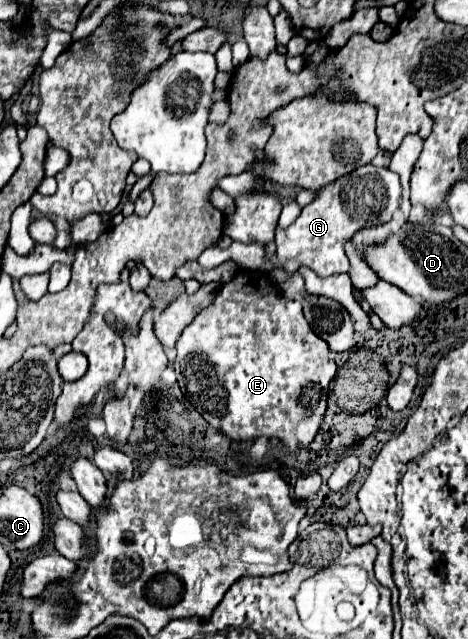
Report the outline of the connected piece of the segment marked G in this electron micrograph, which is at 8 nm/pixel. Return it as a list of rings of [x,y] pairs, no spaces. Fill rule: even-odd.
[[[374,164],[360,166],[326,188],[320,188],[316,198],[302,208],[300,216],[286,230],[276,232],[278,258],[296,260],[302,266],[312,268],[322,278],[348,272],[350,262],[344,252],[346,240],[352,240],[354,234],[364,228],[390,222],[392,214],[400,208],[400,200],[402,184],[396,172]]]

